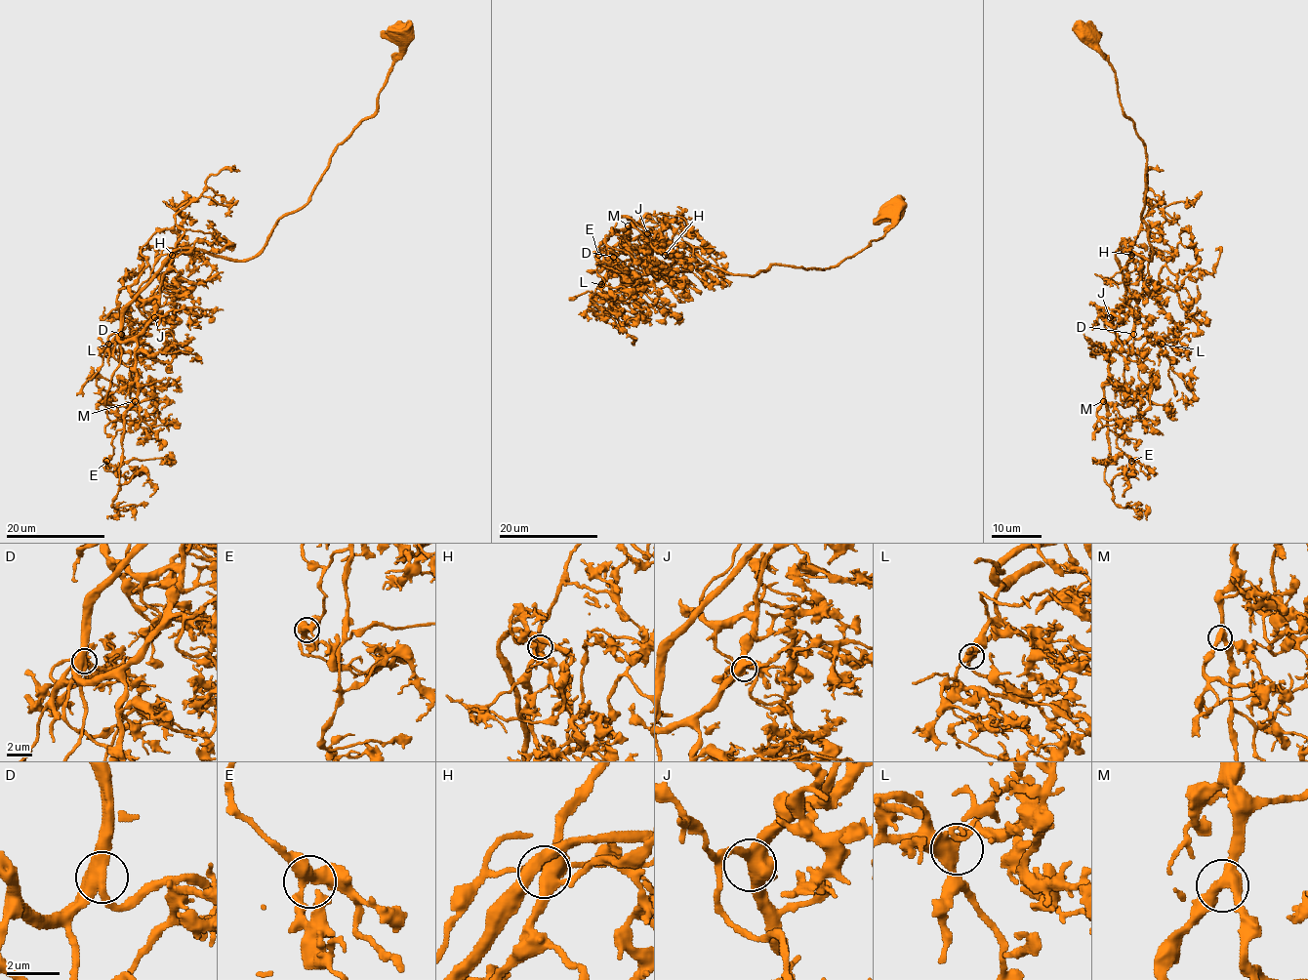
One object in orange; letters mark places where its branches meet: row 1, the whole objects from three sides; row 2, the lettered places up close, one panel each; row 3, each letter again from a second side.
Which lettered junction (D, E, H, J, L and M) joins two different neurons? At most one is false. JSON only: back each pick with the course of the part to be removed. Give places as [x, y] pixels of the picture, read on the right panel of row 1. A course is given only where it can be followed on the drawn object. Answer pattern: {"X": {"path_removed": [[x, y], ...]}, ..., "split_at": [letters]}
{"split_at": []}

